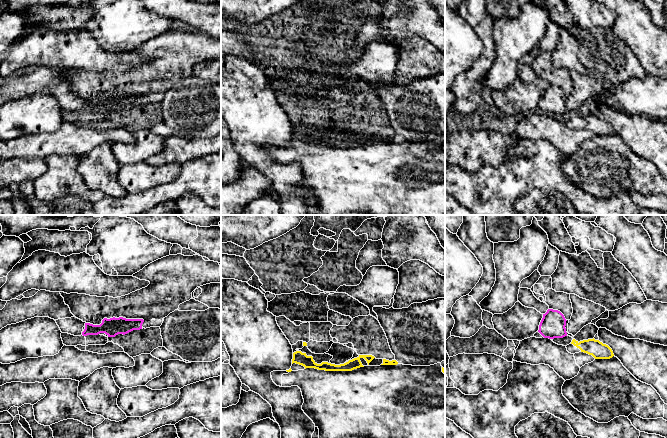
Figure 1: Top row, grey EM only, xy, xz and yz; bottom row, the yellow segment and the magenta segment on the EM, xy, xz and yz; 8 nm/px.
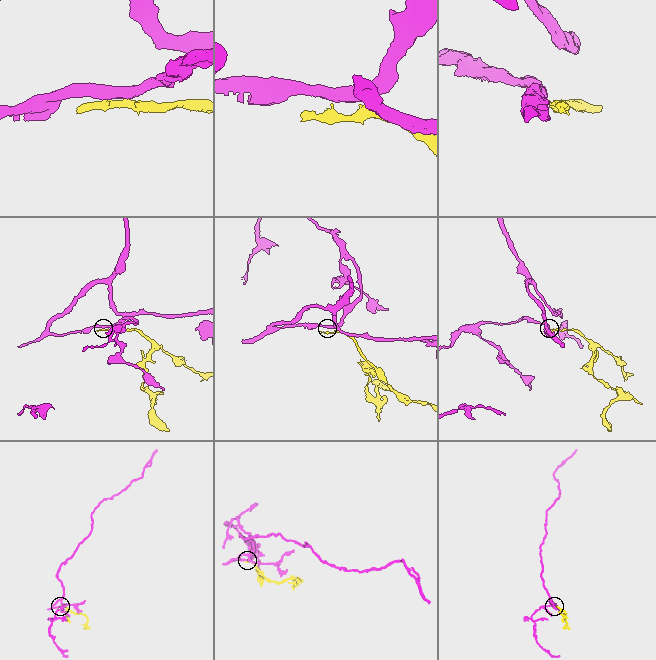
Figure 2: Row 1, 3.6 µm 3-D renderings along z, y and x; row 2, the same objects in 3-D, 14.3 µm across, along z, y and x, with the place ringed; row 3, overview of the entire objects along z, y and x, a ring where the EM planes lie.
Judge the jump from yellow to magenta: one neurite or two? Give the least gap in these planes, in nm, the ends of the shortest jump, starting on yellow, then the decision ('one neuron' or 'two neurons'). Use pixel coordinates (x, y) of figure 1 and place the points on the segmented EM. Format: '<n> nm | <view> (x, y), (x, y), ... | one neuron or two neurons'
60 nm | yz (572, 340), (566, 335) | two neurons

